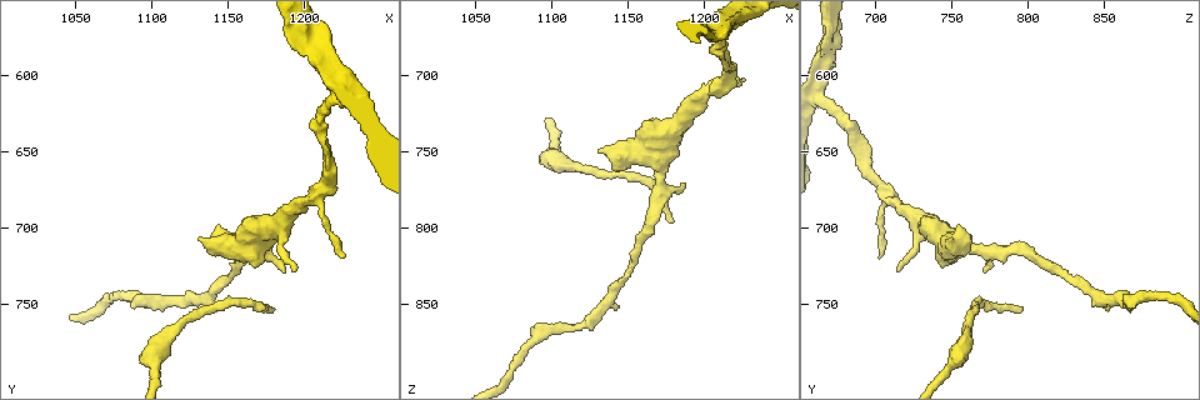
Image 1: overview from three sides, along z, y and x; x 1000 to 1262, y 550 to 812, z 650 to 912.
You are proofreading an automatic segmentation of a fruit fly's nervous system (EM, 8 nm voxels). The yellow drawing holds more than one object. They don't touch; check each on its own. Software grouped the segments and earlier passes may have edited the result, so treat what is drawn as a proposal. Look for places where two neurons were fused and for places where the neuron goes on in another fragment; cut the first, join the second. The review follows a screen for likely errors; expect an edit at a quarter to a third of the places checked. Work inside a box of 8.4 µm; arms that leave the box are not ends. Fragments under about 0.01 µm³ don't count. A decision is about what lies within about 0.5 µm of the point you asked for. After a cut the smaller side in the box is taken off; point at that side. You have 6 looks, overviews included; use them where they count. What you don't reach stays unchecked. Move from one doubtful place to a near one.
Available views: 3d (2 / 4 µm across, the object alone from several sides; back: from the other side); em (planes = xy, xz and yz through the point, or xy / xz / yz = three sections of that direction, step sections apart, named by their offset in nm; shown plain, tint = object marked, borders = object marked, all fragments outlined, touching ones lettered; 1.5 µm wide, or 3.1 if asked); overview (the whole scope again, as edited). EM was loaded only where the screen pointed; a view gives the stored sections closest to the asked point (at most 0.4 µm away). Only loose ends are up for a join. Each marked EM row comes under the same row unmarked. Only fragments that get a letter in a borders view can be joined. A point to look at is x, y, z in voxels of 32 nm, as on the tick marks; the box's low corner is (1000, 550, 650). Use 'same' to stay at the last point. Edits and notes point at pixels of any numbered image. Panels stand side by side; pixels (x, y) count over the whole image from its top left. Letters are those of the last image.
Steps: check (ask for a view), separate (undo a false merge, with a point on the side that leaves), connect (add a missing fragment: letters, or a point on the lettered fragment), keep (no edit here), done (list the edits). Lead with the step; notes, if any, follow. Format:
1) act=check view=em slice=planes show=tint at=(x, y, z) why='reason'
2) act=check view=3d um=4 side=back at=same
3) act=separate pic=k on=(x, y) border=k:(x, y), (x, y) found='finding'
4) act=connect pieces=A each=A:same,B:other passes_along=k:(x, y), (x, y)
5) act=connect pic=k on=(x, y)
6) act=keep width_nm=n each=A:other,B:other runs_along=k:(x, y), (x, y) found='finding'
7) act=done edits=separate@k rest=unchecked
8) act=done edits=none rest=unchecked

act=check view=3d um=4 at=(1130, 706, 750) why='branch stops here'

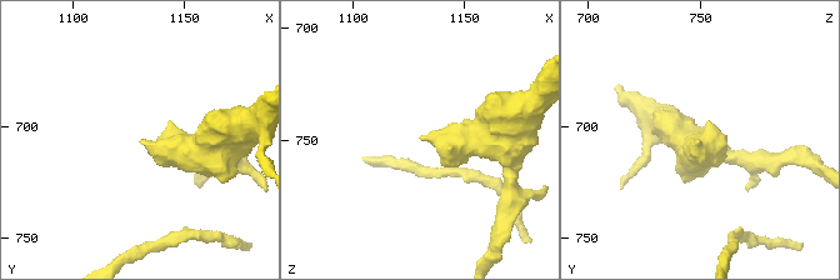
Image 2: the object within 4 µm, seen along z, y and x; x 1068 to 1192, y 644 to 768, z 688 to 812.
act=check view=em slice=planes show=tint at=(1129, 706, 749)

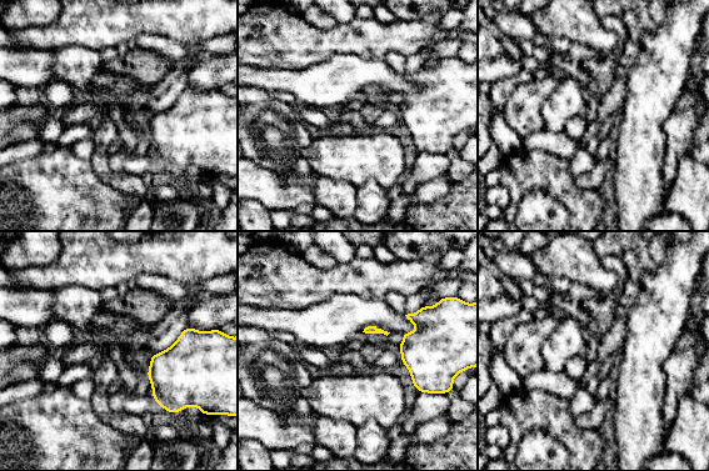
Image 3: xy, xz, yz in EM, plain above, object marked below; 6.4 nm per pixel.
act=check view=em slice=planes show=borders at=same why='see the neighbours'

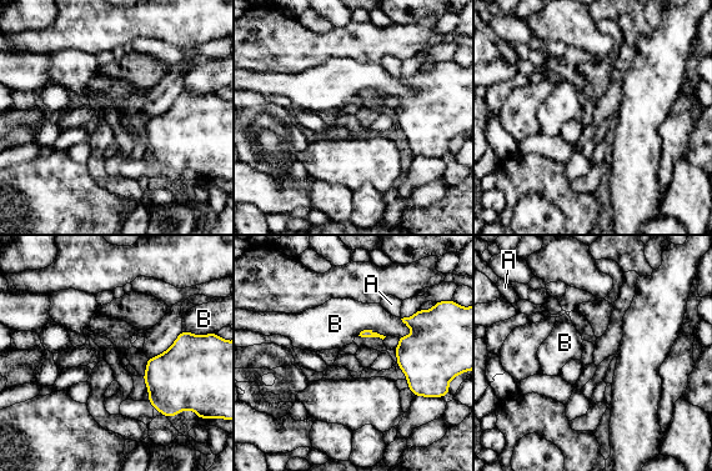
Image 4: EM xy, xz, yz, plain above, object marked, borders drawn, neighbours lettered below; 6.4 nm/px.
act=keep each=A:other,B:other border=4:(400, 319), (412, 331), (410, 335) found='no lettered fragment goes on from it'

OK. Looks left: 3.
act=check view=3d um=4 at=(1178, 750, 794) why='long arm stops here'

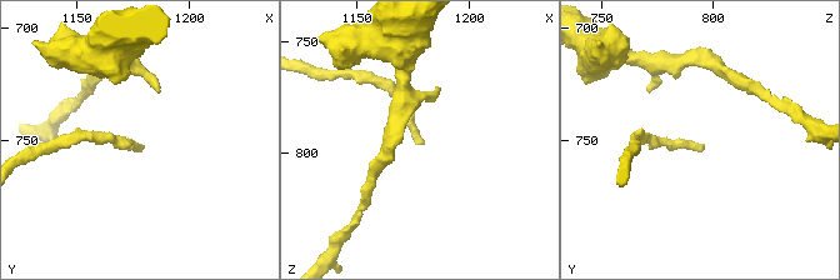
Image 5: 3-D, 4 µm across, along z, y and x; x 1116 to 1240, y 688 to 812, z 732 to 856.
act=check view=em slice=planes show=borders at=(1178, 751, 796)

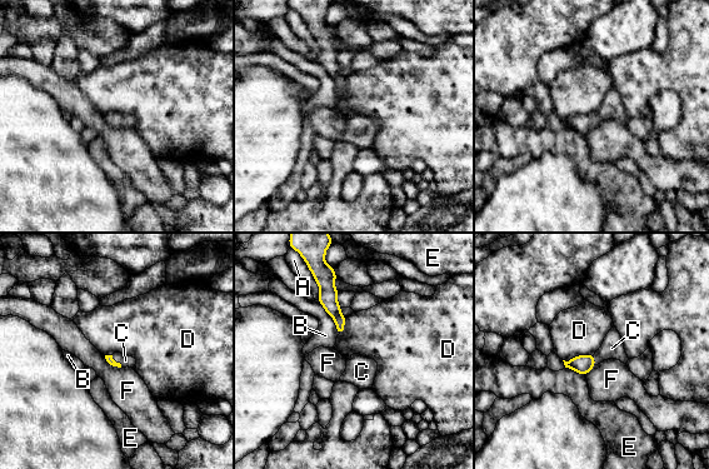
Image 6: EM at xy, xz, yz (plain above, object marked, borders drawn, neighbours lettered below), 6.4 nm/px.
act=connect pieces=C each=A:other,B:other,C:same,D:other,E:other,F:other passes_along=6:(109, 358), (115, 362), (125, 360) found='it goes on there'

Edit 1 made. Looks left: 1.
act=done edits=connect@6 rest=unchecked

